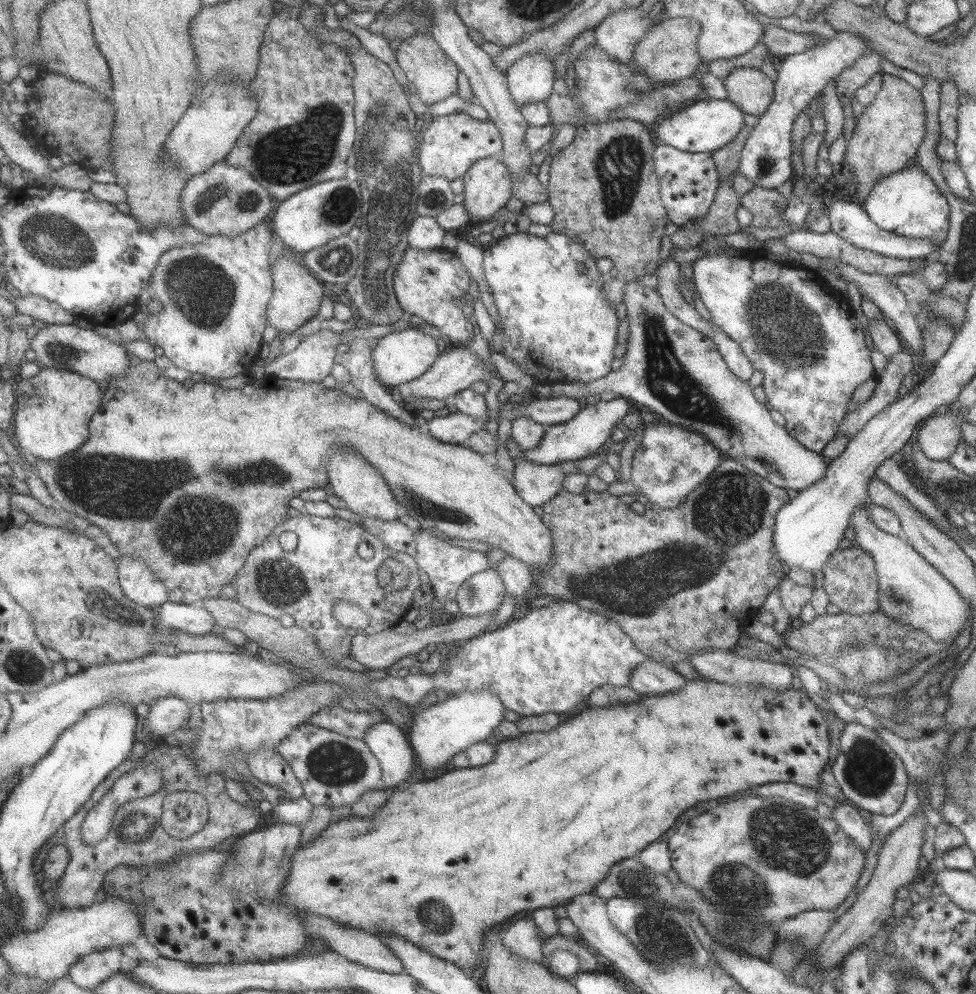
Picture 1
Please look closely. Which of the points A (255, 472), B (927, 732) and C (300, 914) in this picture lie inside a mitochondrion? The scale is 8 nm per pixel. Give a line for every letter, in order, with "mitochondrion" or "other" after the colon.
A: mitochondrion
B: other
C: other

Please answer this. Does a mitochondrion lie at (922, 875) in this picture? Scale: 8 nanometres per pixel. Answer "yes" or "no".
no

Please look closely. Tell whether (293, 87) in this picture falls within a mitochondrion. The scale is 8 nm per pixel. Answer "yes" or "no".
no

